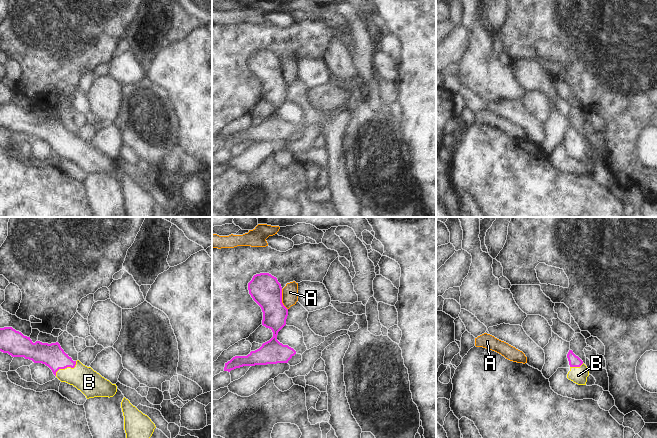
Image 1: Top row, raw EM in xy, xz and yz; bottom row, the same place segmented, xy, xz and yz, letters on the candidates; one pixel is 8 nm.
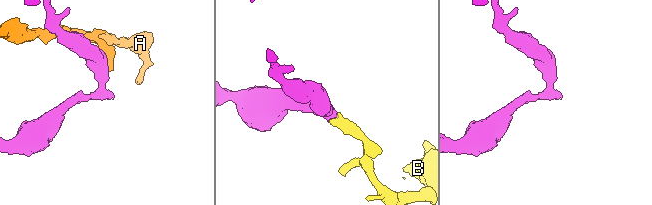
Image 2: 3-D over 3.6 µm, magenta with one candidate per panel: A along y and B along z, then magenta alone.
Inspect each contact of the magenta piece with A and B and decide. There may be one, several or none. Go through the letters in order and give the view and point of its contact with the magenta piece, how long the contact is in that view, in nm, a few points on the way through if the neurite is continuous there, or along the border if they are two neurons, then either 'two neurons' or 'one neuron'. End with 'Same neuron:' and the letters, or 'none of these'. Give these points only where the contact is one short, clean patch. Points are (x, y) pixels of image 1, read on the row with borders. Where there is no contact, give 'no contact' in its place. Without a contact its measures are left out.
A: meets magenta in xz at (281, 299); contact 180 nm long; border along xz (281, 289), (281, 302), (287, 309); two neurons
B: meets magenta in xy at (66, 367); contact 200 nm long; runs through xy (52, 355), (66, 367), (89, 382); one neuron
Same neuron: B

